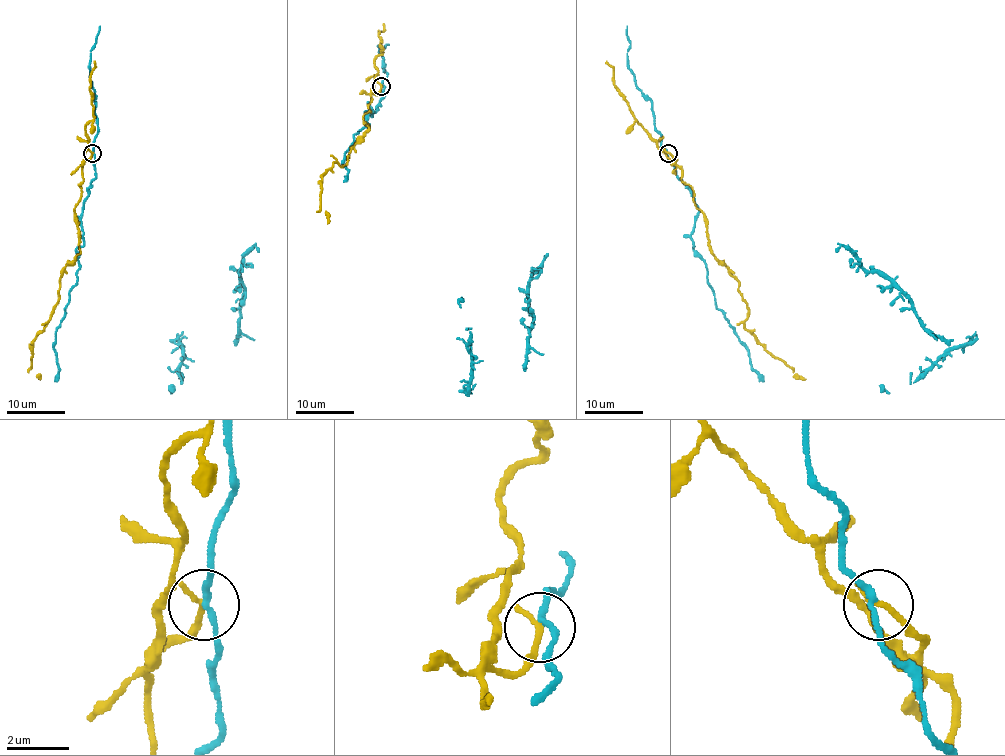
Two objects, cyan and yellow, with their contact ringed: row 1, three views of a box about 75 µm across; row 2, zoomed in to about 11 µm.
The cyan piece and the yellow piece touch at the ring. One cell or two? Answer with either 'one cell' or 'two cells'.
two cells

